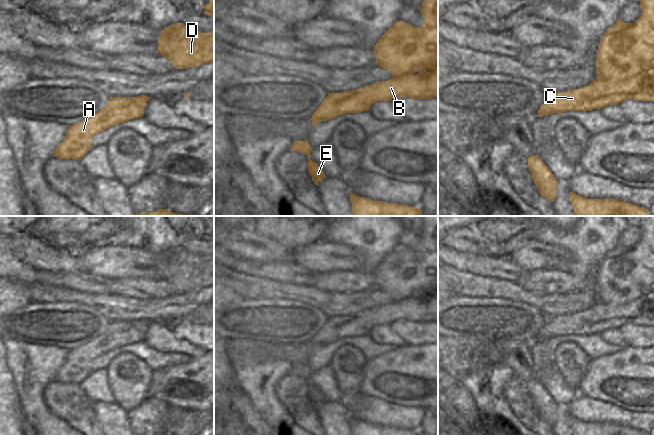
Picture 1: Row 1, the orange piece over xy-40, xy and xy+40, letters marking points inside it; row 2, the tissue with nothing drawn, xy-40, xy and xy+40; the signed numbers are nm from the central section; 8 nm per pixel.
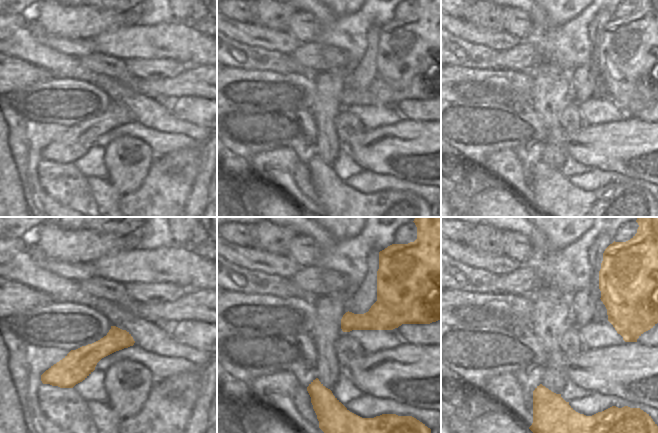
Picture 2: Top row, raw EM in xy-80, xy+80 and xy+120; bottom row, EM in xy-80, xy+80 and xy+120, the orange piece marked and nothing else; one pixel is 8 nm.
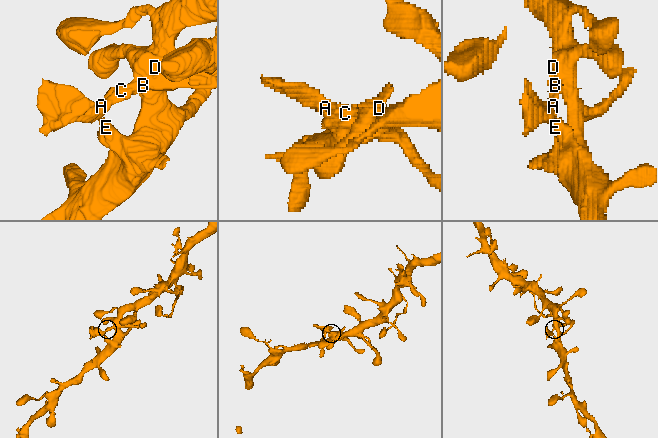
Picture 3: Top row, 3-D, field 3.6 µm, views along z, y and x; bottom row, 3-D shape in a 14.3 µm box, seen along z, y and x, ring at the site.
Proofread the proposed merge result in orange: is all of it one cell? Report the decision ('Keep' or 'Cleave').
Keep.

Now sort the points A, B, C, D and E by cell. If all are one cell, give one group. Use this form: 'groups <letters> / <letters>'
groups A B C D E

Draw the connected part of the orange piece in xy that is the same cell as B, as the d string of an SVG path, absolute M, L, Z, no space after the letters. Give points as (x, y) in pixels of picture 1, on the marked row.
M423 0L420 12L424 18L421 27L413 27L409 23L397 21L374 46L376 62L380 67L387 69L393 78L377 81L353 91L328 93L312 115L312 125L345 113L368 111L373 103L391 101L395 97L413 99L438 97L438 0Z

